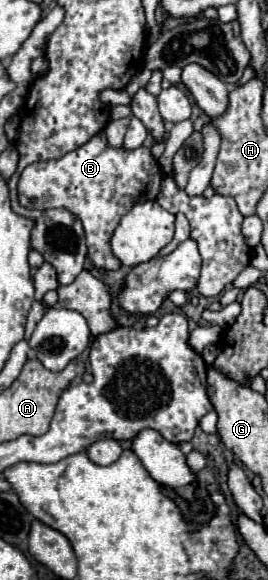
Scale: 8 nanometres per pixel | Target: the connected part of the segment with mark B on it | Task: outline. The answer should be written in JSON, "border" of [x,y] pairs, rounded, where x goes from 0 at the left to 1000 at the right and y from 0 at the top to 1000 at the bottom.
{"border":[[[369,229],[228,274],[101,284],[71,305],[63,333],[71,350],[101,360],[183,360],[183,350],[205,350],[205,357],[243,357],[287,371],[317,391],[332,447],[354,460],[422,467],[451,460],[407,429],[422,395],[504,347],[563,347],[586,340],[601,305],[601,291],[549,253],[526,250],[489,260],[429,257],[407,253],[392,233]]]}

